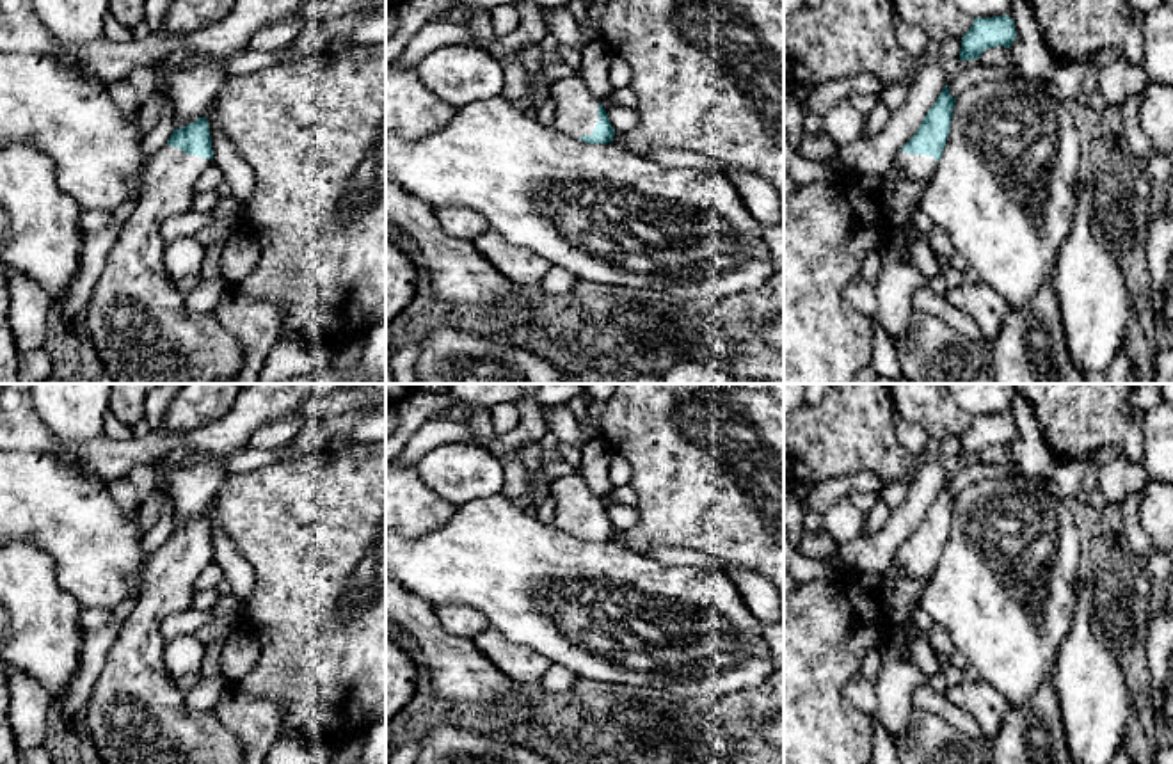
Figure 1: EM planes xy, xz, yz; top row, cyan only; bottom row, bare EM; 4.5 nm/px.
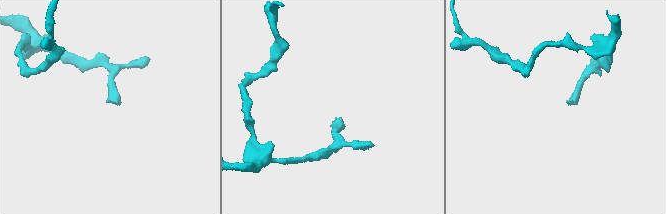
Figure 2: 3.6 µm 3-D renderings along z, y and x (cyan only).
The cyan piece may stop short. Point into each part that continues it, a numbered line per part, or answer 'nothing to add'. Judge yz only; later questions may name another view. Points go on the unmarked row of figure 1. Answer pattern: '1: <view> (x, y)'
1: yz (919, 565)

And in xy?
1: xy (135, 715)

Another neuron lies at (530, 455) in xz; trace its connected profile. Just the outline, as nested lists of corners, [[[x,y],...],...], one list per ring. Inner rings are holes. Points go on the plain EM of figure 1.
[[[531,441],[524,444],[515,458],[526,467],[530,474],[530,492],[533,505],[542,505],[547,497],[551,497],[551,489],[542,483],[542,450],[539,446],[539,441]]]

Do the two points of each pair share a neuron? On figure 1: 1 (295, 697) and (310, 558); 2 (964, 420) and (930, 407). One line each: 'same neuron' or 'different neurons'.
1: same neuron
2: same neuron

